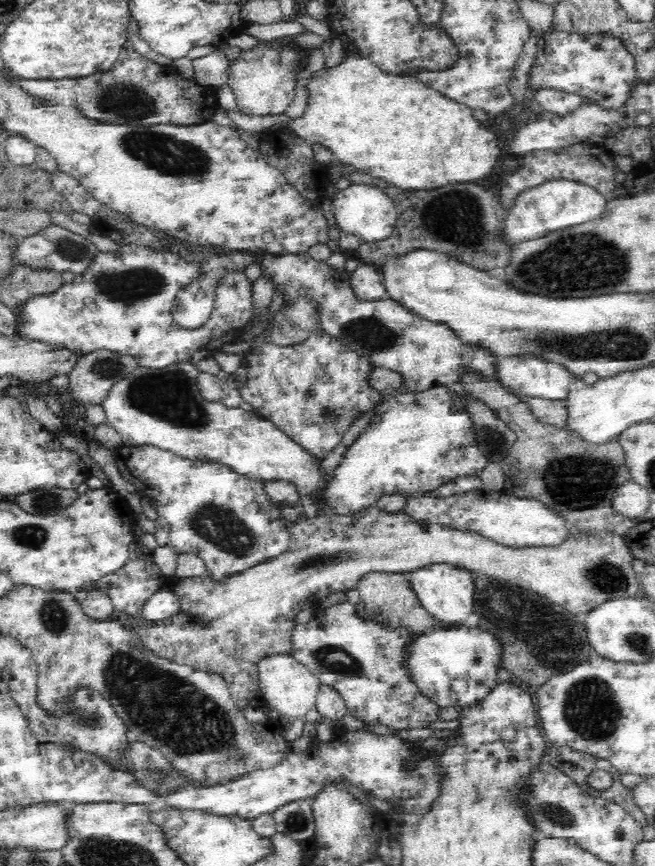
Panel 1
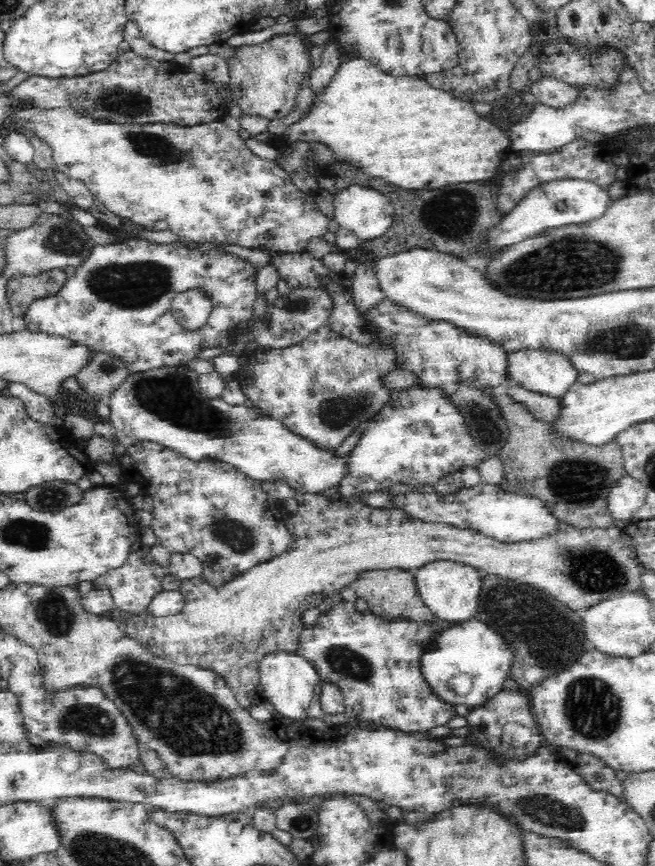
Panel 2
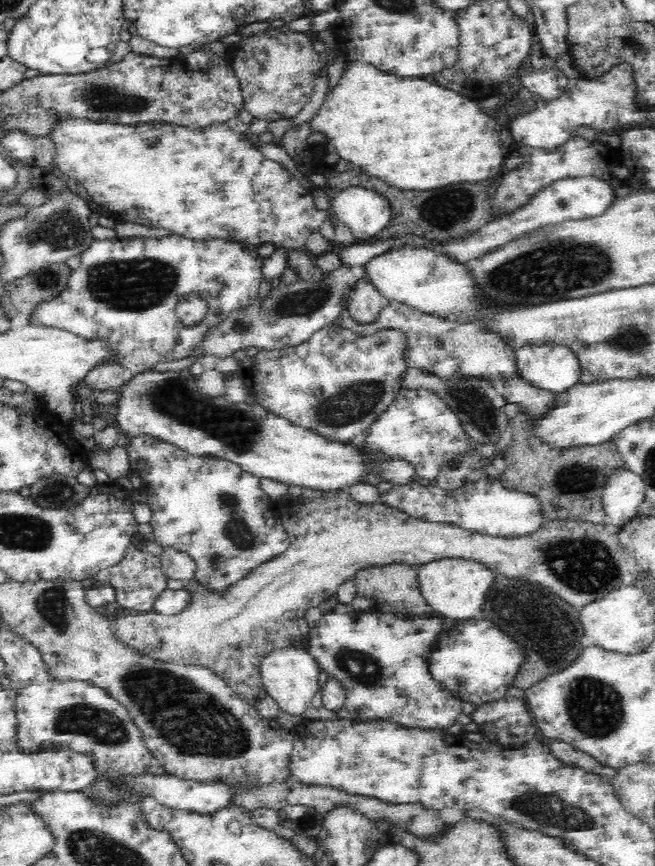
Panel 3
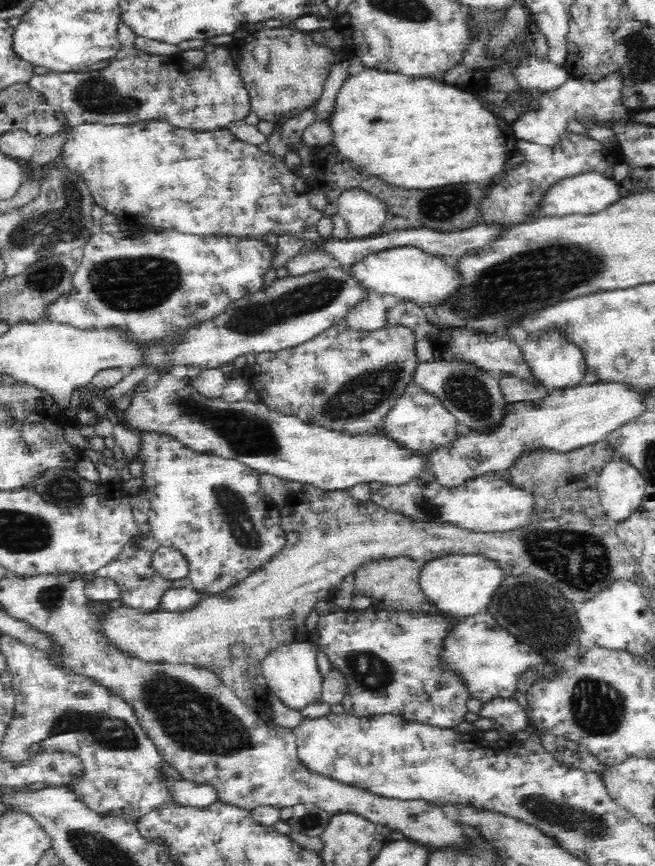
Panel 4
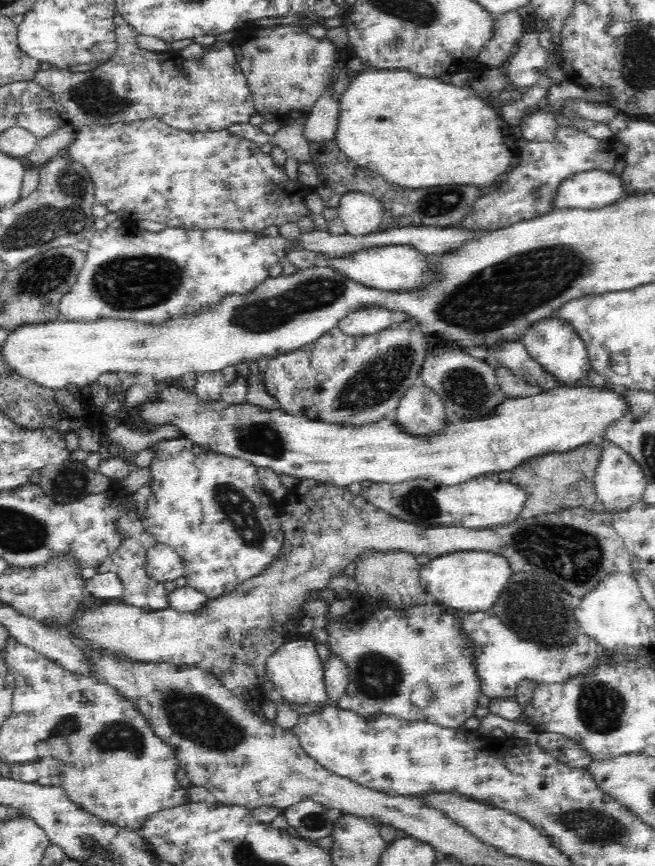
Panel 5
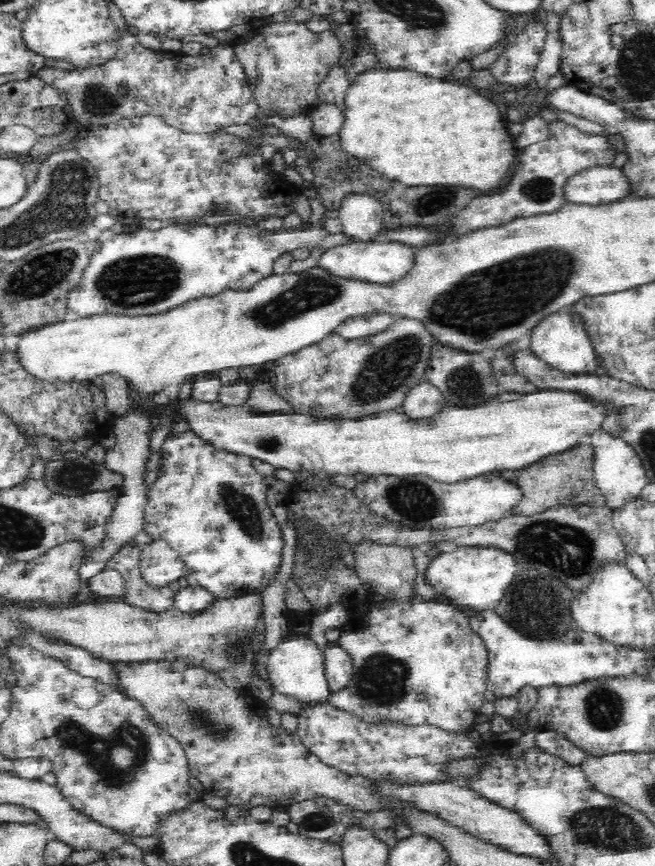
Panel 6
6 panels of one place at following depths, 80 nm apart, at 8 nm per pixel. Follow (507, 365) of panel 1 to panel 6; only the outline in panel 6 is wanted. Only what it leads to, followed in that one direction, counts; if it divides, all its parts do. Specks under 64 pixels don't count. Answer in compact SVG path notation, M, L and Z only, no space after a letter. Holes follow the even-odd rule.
M565 307L545 316L526 337L525 343L540 360L560 371L588 374L594 372L600 365L600 359L596 355L596 347L588 333L586 321L571 307Z

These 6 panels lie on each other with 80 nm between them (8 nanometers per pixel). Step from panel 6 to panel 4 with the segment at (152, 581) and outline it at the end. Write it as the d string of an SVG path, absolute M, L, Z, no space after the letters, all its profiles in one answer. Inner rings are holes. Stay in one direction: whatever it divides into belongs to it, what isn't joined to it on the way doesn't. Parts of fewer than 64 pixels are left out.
M160 545L155 551L151 551L151 557L153 571L160 578L173 581L187 577L188 563L179 550Z

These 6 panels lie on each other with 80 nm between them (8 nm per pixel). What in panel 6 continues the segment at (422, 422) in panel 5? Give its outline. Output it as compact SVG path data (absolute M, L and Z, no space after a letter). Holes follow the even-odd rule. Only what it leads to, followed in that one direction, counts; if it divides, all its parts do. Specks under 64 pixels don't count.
M422 380L408 392L402 408L413 419L434 416L446 403L444 394L428 380Z

